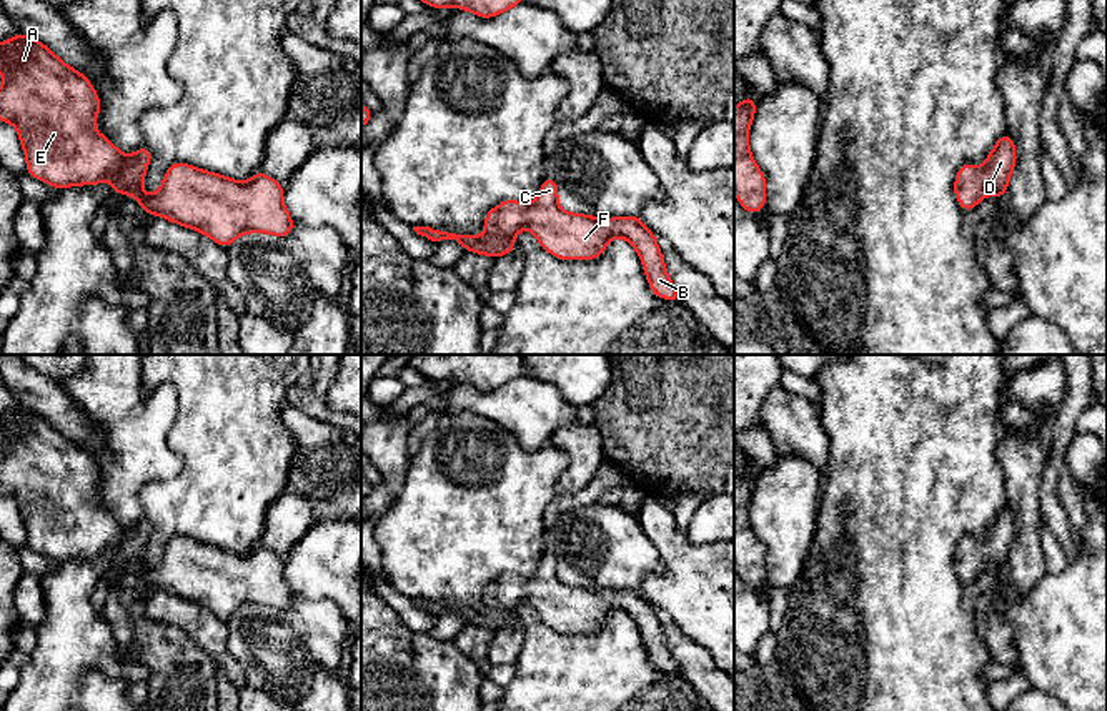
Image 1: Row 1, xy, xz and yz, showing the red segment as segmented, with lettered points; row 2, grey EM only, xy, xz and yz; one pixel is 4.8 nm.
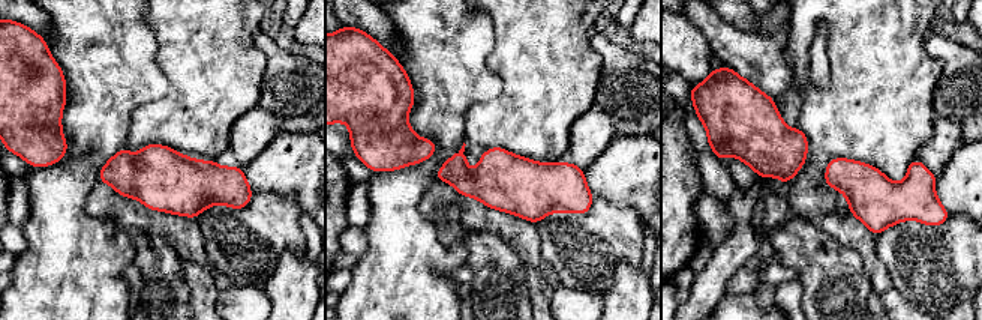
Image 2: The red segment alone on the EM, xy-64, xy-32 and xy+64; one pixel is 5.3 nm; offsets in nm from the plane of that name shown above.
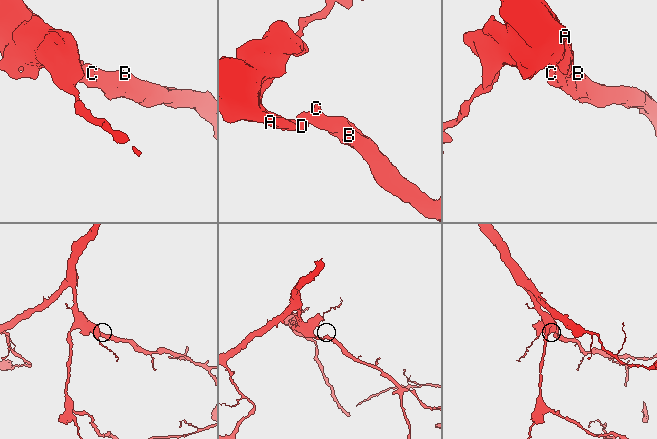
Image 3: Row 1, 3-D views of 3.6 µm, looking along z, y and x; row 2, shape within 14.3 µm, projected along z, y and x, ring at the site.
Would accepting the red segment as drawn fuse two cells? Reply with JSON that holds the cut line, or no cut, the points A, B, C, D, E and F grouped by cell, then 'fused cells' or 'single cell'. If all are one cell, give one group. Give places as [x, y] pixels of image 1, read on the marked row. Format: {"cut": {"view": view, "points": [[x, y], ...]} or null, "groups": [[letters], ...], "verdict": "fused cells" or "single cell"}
{"cut": null, "groups": [["A", "B", "C", "D", "E", "F"]], "verdict": "single cell"}

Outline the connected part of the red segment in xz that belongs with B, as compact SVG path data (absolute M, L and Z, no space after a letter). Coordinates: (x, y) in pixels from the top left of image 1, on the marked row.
M546 175L539 195L526 205L504 200L484 215L484 236L456 235L413 226L431 243L458 241L466 251L498 258L514 251L513 238L521 228L529 228L539 245L561 260L599 258L611 238L628 240L638 251L651 291L664 300L681 303L681 295L666 273L664 256L639 216L596 218L584 213L568 213L558 205L558 181Z

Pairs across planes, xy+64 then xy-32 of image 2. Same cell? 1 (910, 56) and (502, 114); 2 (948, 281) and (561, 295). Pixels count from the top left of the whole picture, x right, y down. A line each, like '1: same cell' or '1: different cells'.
1: same cell
2: different cells

